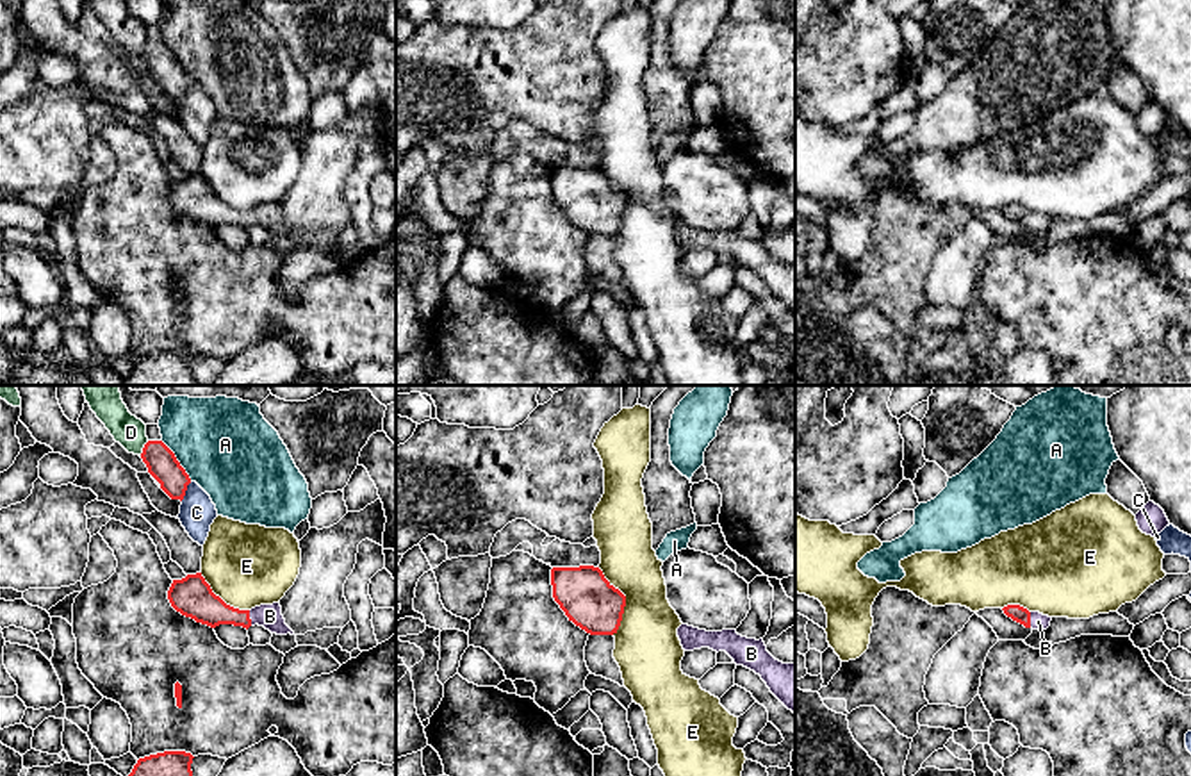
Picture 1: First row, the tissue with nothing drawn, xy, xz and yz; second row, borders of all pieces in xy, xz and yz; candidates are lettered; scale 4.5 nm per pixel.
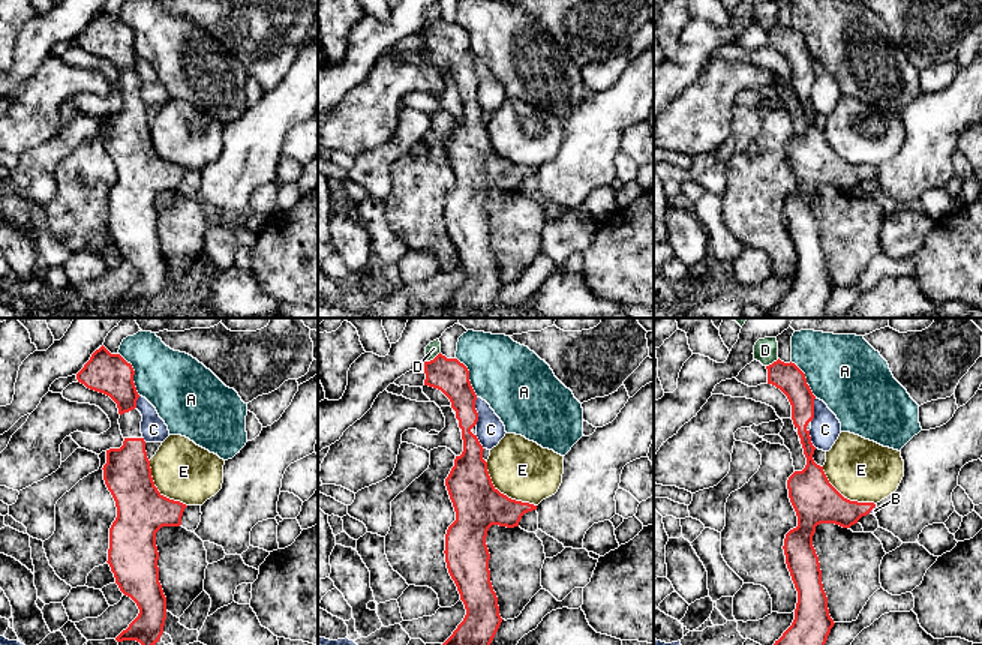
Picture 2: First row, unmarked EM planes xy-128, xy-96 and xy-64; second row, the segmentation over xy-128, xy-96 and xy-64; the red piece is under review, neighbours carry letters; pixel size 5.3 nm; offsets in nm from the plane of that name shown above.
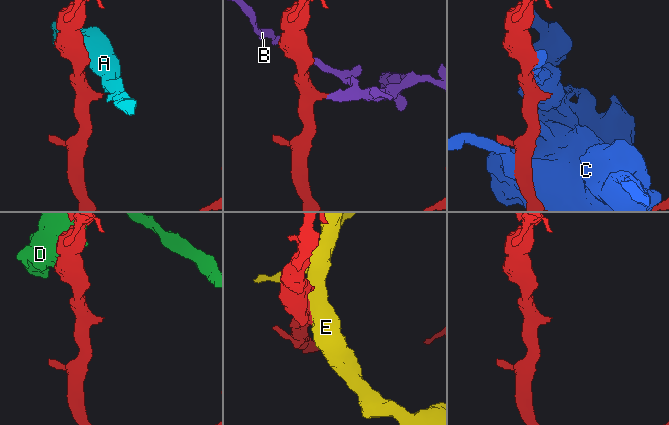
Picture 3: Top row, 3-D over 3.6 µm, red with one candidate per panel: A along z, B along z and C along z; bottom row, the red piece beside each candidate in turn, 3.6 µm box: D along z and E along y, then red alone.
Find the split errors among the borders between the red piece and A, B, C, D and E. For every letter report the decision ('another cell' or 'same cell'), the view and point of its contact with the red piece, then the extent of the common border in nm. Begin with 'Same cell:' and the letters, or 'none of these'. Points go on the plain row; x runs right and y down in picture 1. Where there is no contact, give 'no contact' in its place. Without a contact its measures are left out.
Same cell: B
A: another cell; meets red in xy at (177, 61); contact 240 nm long
B: same cell; meets red in xy at (248, 218); contact 70 nm long
C: another cell; meets red in xy at (186, 90); contact 100 nm long
D: another cell; meets red in xy at (143, 49); contact 80 nm long
E: another cell; meets red in xz at (624, 202); contact 320 nm long

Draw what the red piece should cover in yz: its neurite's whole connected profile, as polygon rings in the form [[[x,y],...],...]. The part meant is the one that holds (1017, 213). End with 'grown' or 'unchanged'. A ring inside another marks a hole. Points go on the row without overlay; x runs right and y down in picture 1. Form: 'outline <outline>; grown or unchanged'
outline [[[1007,205],[1002,209],[1007,218],[1032,230],[1047,230],[1050,227],[1052,218],[1043,216],[1039,212],[1029,212],[1020,205]]]; grown

